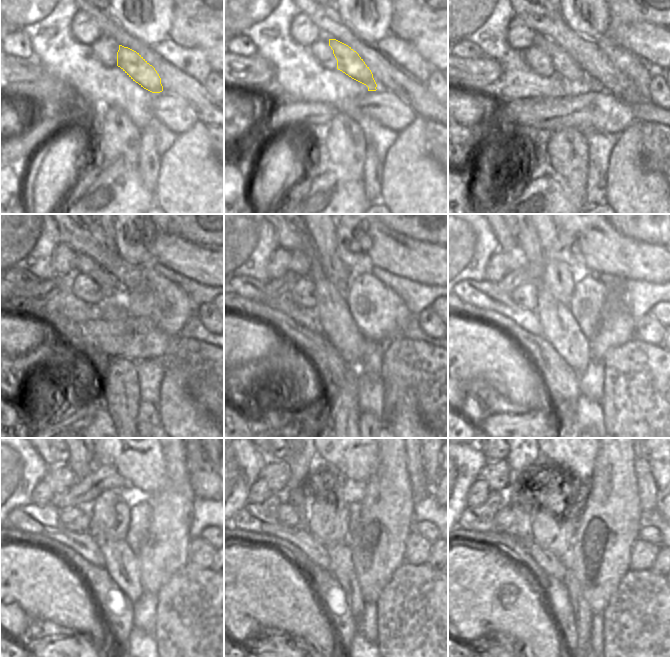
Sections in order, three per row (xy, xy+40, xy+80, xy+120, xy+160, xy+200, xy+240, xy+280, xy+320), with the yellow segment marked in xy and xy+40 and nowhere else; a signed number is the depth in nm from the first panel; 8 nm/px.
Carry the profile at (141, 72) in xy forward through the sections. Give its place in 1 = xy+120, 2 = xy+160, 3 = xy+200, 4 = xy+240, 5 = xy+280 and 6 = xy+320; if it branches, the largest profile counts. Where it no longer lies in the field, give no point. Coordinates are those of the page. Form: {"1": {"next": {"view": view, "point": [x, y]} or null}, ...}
{"1": {"next": {"view": "xy+120", "point": [114, 291]}}, "2": {"next": {"view": "xy+160", "point": [300, 264]}}, "3": {"next": {"view": "xy+200", "point": [516, 258]}}, "4": {"next": {"view": "xy+240", "point": [61, 478]}}, "5": {"next": {"view": "xy+280", "point": [277, 474]}}, "6": {"next": {"view": "xy+320", "point": [497, 474]}}}

